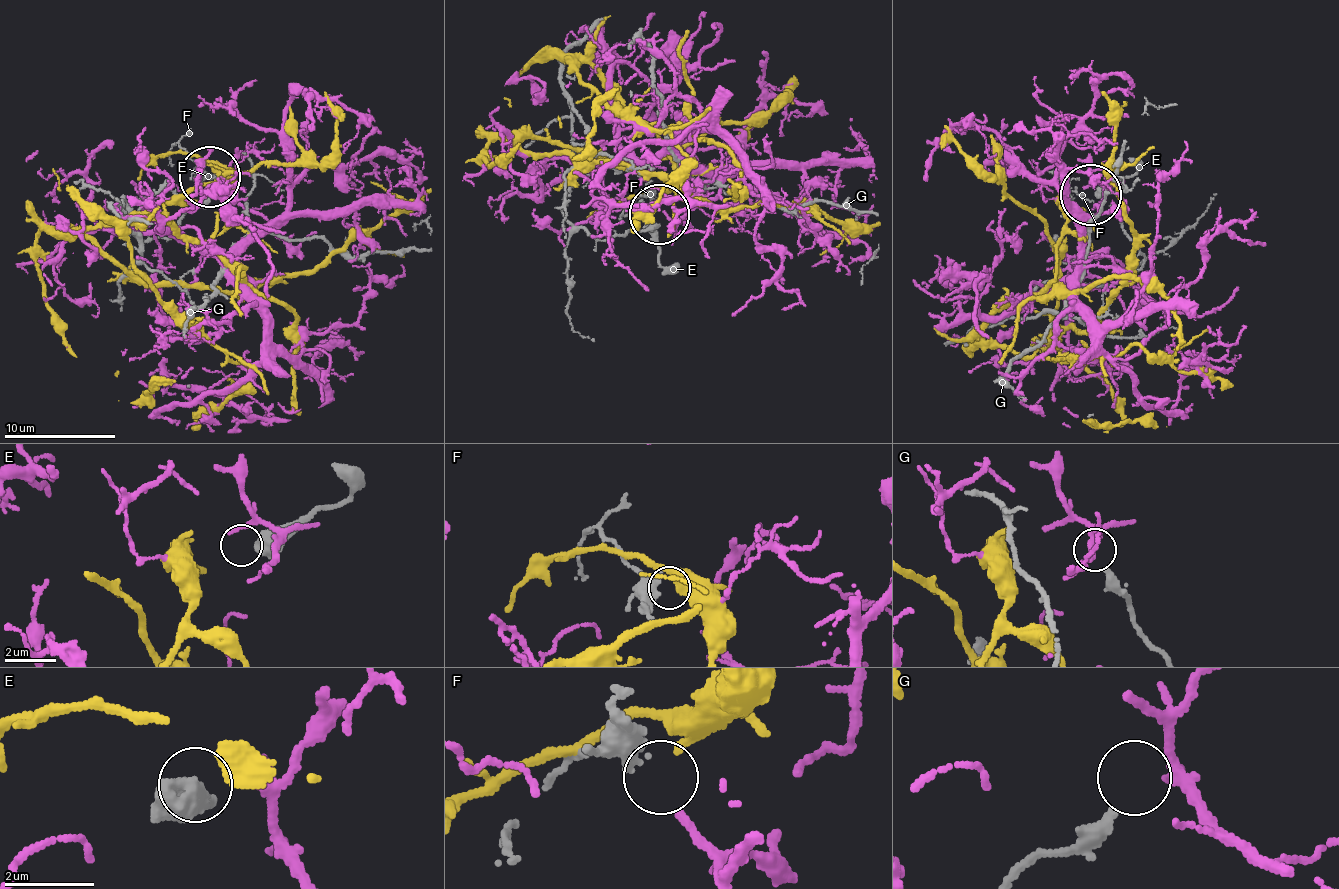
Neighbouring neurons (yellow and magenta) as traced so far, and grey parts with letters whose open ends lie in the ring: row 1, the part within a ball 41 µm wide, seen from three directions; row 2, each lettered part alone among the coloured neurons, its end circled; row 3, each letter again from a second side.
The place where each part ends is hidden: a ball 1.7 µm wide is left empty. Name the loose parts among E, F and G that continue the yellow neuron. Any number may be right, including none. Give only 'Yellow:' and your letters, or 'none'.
Yellow: none

